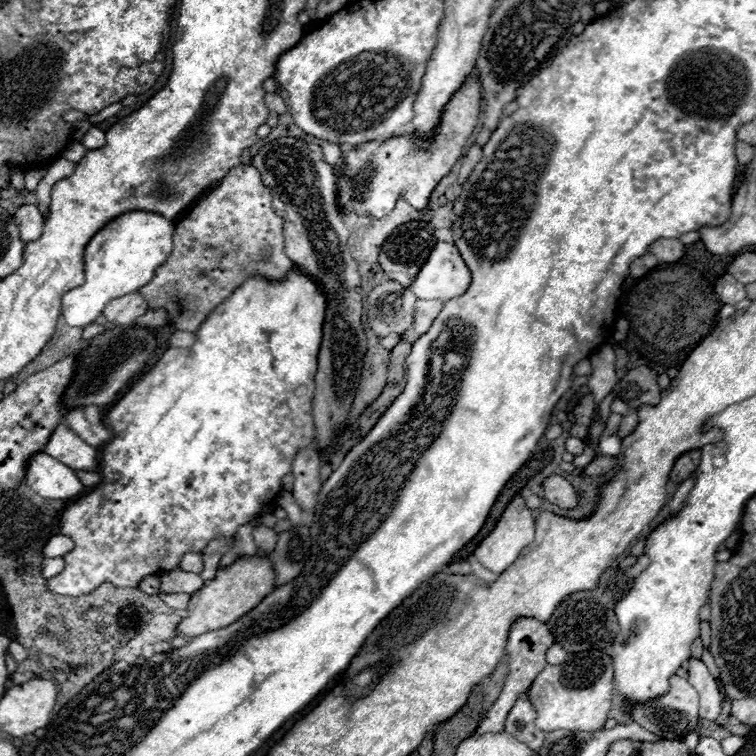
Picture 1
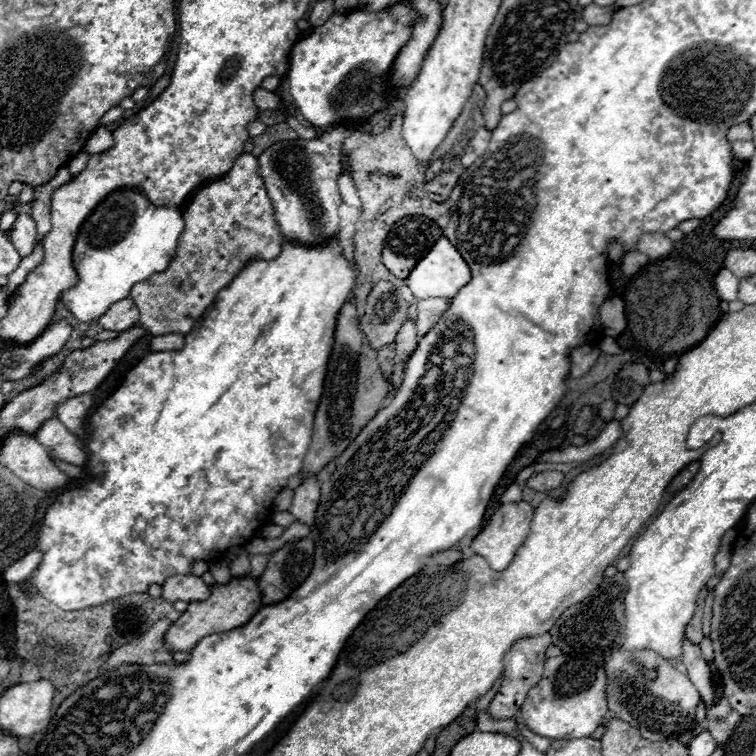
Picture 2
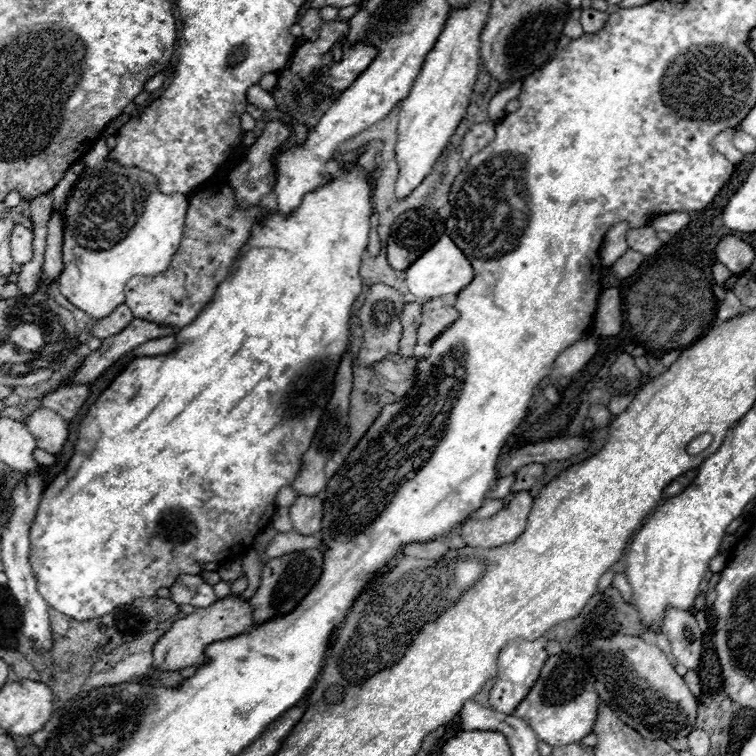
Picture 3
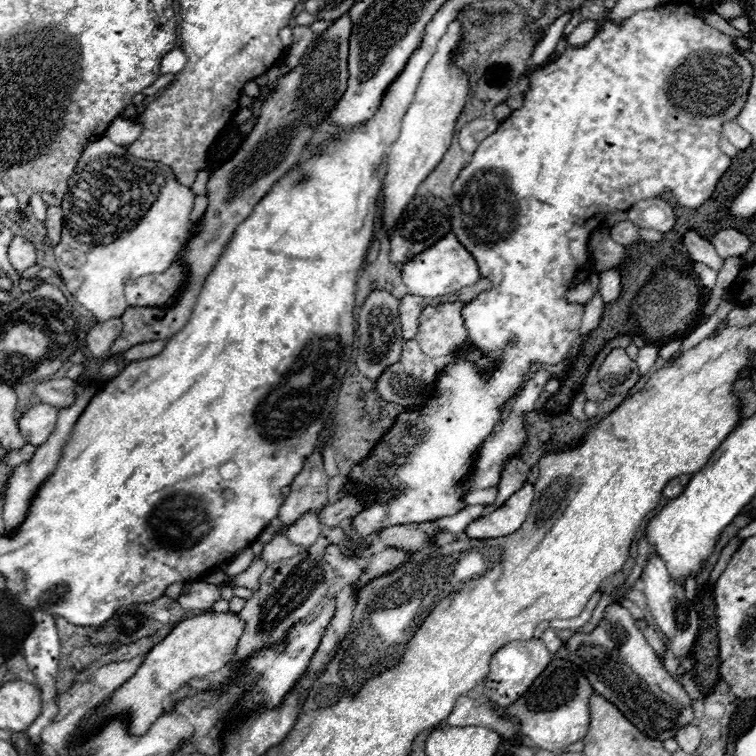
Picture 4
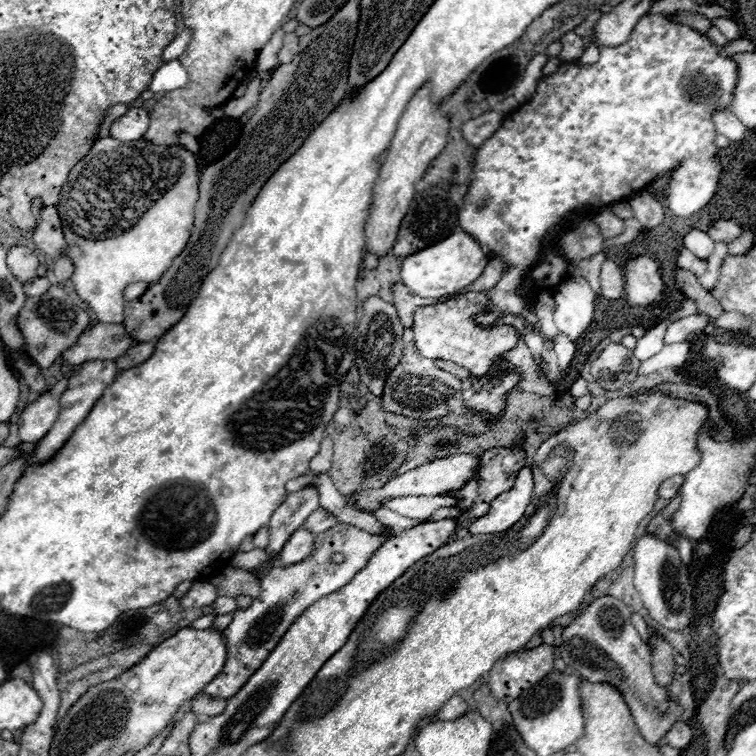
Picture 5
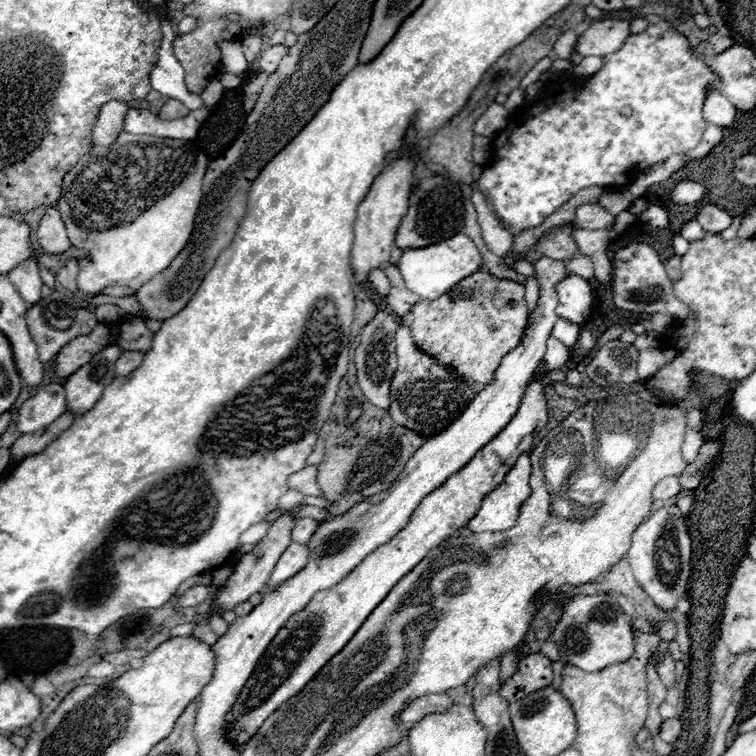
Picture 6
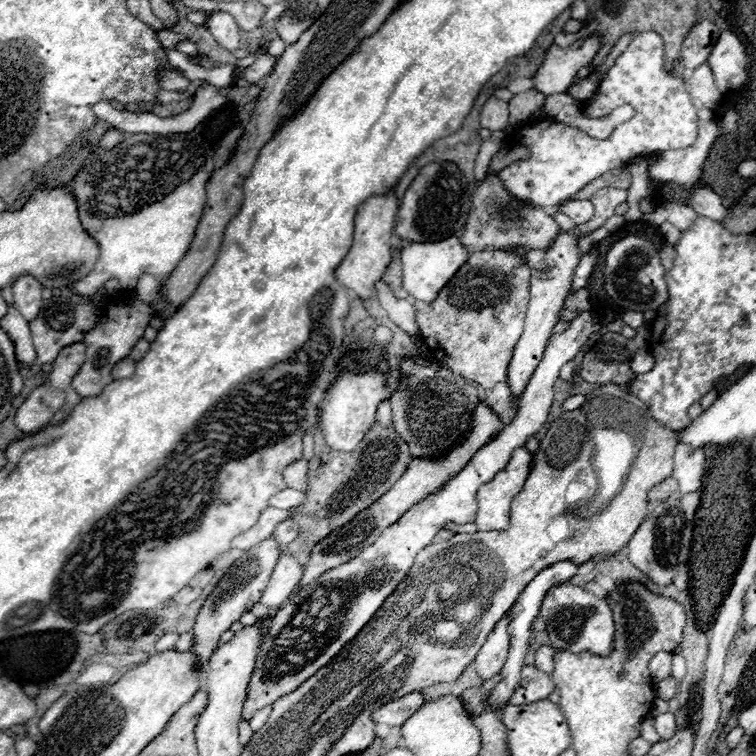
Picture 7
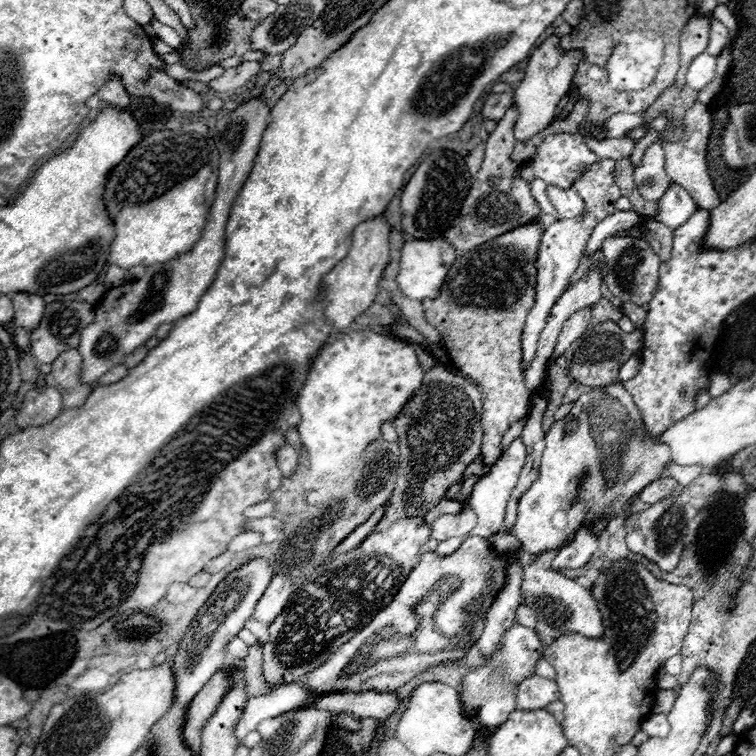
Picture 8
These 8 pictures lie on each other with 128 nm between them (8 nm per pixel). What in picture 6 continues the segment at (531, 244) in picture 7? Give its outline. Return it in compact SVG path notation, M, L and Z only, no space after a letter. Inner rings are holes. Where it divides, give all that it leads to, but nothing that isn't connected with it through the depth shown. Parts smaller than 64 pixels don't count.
M558 226L554 230L550 230L540 242L538 242L538 250L554 260L572 260L578 254L578 246L574 244L572 236L570 236L570 228L568 226Z

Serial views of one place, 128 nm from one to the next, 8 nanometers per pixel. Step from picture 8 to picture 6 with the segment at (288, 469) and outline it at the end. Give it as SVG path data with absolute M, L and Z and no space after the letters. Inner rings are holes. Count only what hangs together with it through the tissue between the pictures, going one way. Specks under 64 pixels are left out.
M306 466L304 470L300 470L300 472L296 472L296 474L292 474L288 478L288 488L298 490L298 492L302 492L306 496L322 496L316 476L318 476L316 466Z

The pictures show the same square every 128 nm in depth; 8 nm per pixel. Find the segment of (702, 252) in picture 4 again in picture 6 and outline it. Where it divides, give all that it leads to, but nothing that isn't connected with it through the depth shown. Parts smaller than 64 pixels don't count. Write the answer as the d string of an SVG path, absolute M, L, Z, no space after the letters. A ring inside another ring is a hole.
M690 220L690 222L684 224L684 228L682 228L682 238L684 240L694 242L694 240L702 240L702 236L704 236L704 230L696 220Z

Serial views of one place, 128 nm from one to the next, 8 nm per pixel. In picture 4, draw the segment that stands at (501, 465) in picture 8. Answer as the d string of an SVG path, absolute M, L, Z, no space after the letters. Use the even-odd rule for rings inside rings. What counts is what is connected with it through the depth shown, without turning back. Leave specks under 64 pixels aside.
M526 482L522 486L522 490L518 490L514 496L510 496L510 500L506 504L502 504L494 512L470 522L466 526L468 538L486 540L486 538L502 538L506 534L516 532L524 524L524 520L530 512L532 498L534 498L534 488L532 488L532 484Z

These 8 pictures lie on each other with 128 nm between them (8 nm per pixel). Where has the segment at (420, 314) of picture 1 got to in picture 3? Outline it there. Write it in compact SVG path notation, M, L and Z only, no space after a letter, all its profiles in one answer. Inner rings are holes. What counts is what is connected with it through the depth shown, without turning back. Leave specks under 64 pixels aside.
M446 298L426 300L422 306L422 322L418 328L418 344L428 344L454 320L458 318L458 310Z

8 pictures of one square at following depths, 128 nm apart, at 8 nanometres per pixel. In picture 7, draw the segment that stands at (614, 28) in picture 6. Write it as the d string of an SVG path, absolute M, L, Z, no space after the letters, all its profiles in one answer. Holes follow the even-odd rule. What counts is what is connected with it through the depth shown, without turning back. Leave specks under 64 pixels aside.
M588 36L588 40L576 40L568 48L550 46L546 60L534 76L534 88L546 96L566 92L576 78L576 72L594 60L602 46L600 36Z

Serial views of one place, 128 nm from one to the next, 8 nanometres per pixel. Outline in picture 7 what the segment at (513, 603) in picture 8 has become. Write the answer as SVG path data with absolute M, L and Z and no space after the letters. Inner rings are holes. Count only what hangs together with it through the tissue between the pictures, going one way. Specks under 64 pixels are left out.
M508 618L500 620L498 626L494 628L494 632L488 636L486 644L482 646L482 650L478 652L478 658L474 660L476 672L480 674L482 680L490 680L492 676L500 674L506 656L508 656Z

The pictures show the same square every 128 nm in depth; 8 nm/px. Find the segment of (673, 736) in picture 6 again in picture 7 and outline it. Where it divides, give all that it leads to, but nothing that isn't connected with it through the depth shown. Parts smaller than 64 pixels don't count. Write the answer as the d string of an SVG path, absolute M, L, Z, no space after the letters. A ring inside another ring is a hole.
M672 712L656 716L656 718L654 718L654 726L656 726L656 732L658 732L664 740L670 740L670 736L674 736L674 732L676 732L676 728L678 728L678 726L676 726L676 718L674 718Z

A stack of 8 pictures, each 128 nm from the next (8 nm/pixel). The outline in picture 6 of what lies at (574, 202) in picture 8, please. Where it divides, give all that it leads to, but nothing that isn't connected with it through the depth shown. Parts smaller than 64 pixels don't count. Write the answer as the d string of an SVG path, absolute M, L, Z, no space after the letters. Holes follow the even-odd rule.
M586 204L576 210L576 224L588 230L602 230L610 228L614 224L614 216L610 216L602 206L598 204Z

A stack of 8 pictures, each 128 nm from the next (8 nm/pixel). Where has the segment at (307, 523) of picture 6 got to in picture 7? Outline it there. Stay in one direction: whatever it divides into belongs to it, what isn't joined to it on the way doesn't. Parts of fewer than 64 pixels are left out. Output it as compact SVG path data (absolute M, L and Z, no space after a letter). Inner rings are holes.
M286 520L286 522L280 522L274 530L274 536L276 540L282 544L282 546L288 546L292 540L298 538L298 526L292 522L292 520Z

